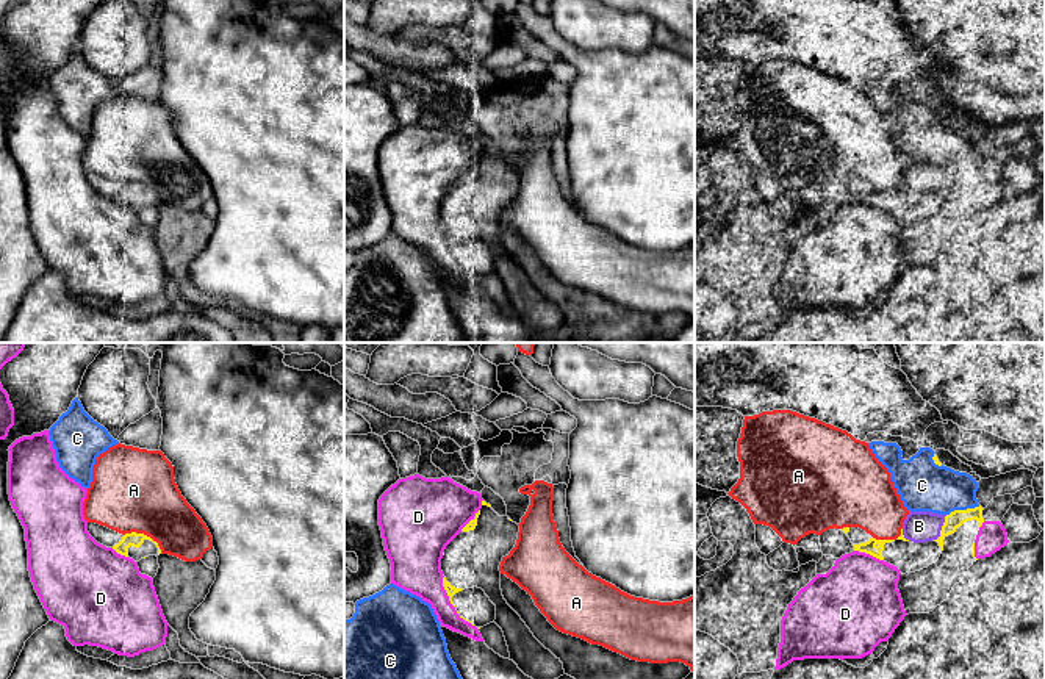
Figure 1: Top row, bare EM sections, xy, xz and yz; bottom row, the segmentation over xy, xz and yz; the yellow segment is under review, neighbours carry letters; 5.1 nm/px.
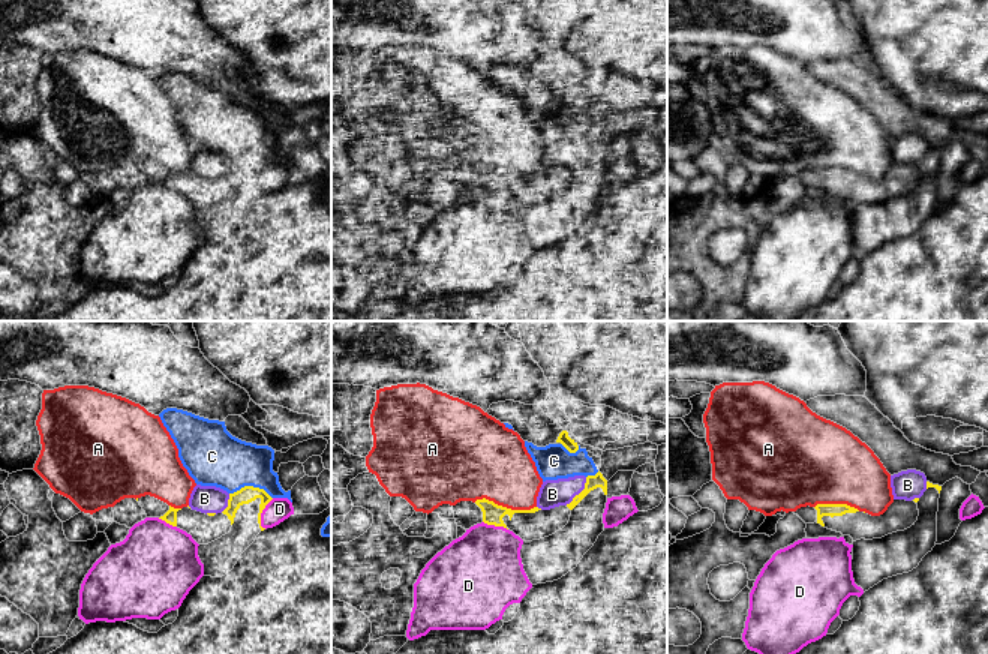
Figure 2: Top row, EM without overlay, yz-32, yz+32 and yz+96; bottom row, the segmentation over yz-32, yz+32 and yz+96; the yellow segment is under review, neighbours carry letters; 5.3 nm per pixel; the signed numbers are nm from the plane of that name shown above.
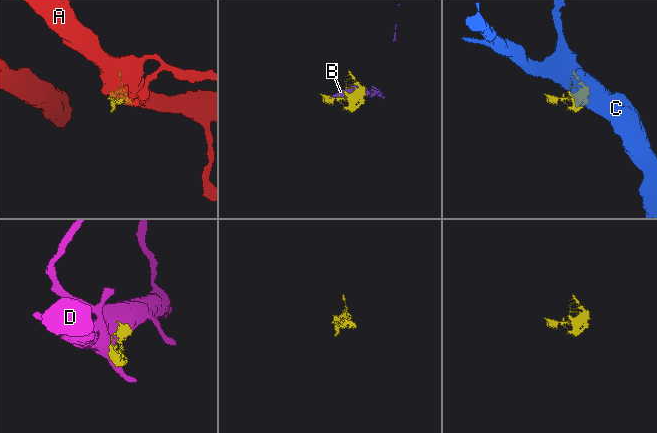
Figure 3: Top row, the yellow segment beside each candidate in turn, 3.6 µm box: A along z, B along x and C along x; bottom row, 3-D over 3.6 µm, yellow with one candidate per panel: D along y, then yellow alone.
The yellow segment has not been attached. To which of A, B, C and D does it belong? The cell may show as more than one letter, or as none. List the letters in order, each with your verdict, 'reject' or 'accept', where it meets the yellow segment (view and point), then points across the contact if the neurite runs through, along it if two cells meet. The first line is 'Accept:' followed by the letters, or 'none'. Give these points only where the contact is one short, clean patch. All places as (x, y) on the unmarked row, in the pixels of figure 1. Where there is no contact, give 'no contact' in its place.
Accept: none
A: reject; contact xy (146, 185)
B: reject; contact yz (942, 177)
C: reject; contact yz (962, 160)
D: reject; contact xz (451, 252)

